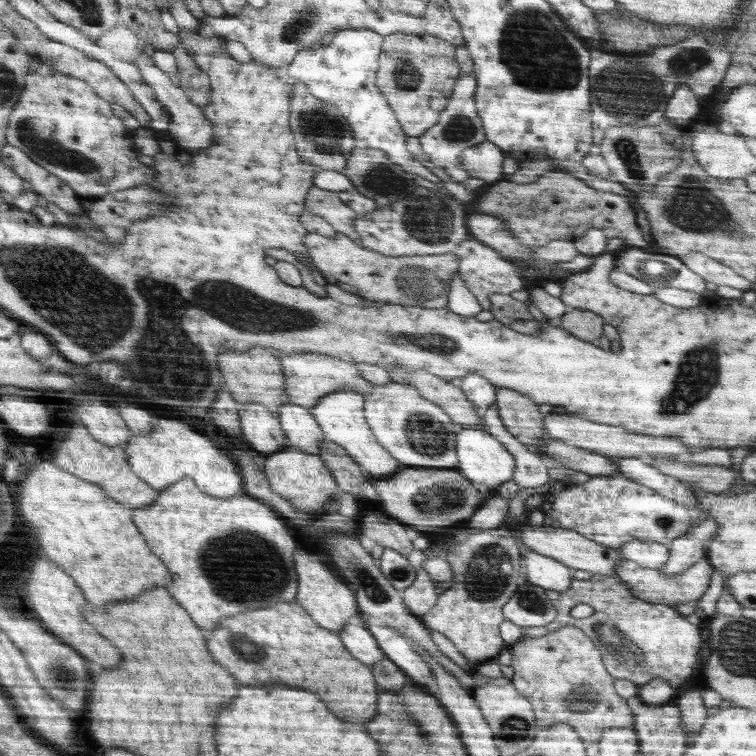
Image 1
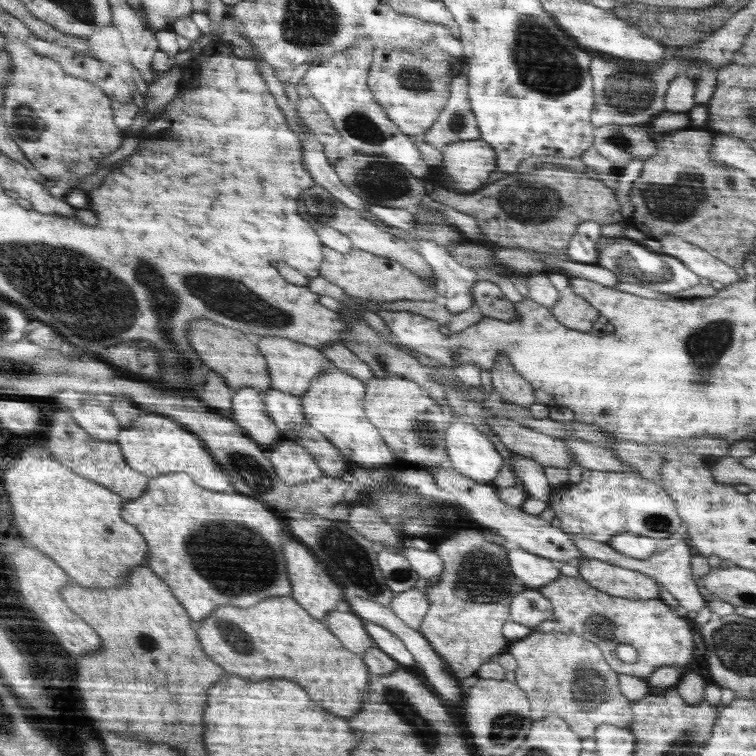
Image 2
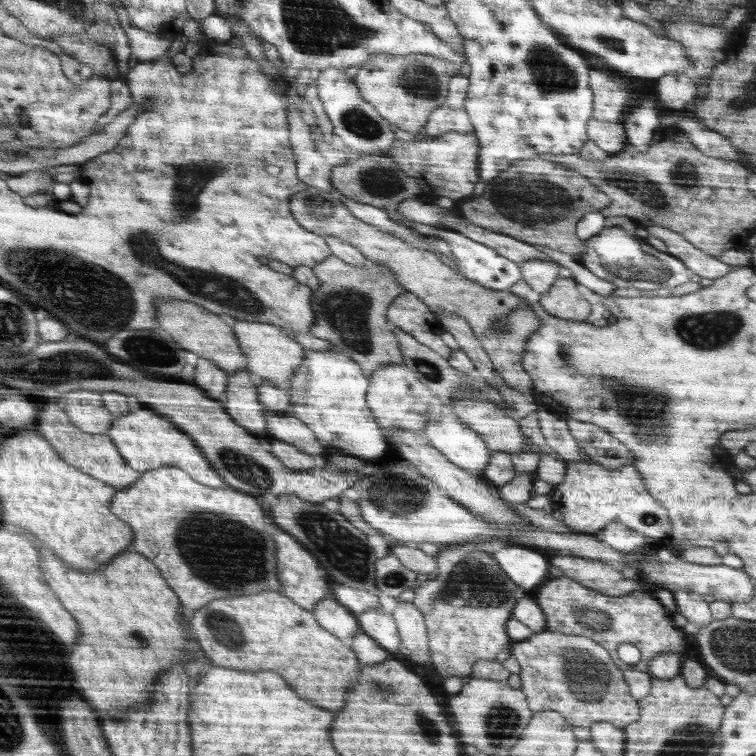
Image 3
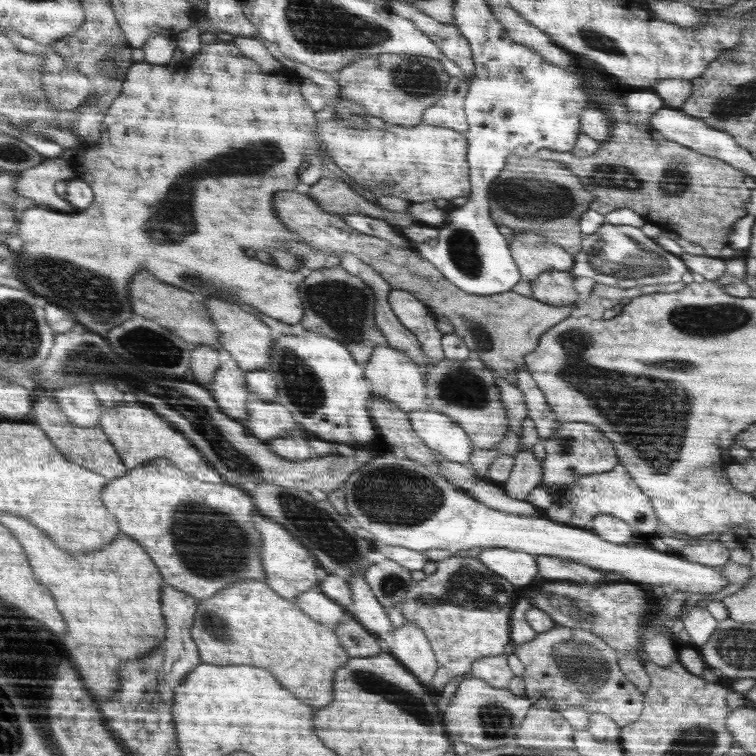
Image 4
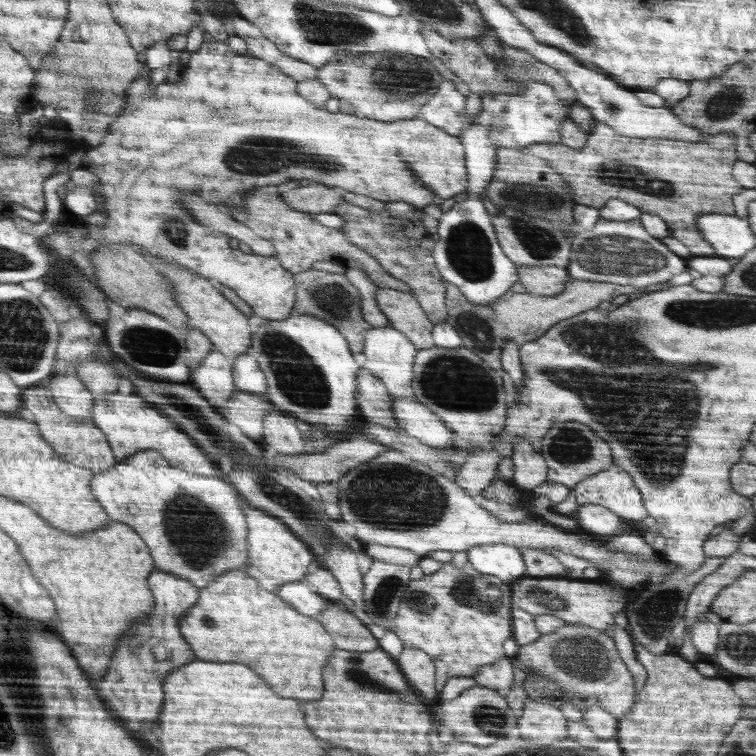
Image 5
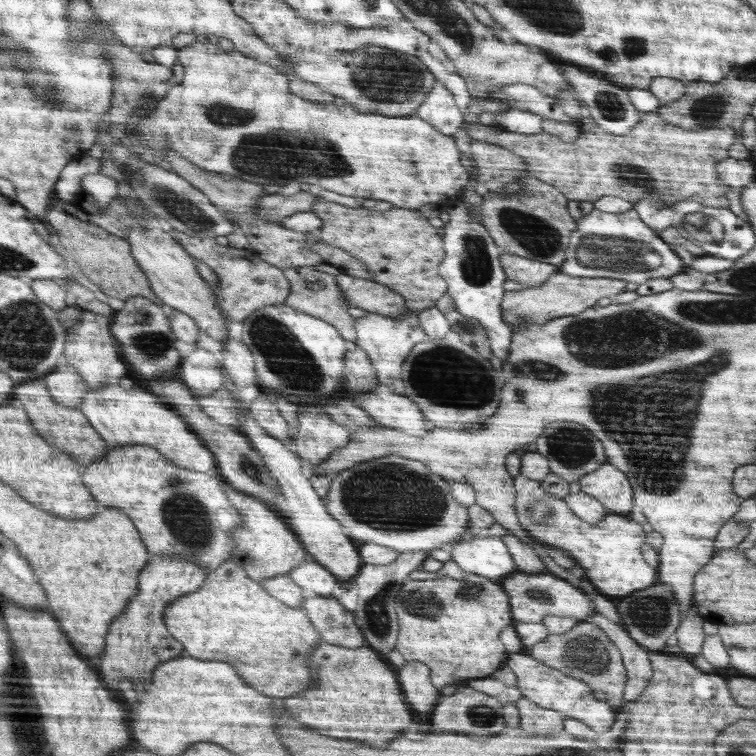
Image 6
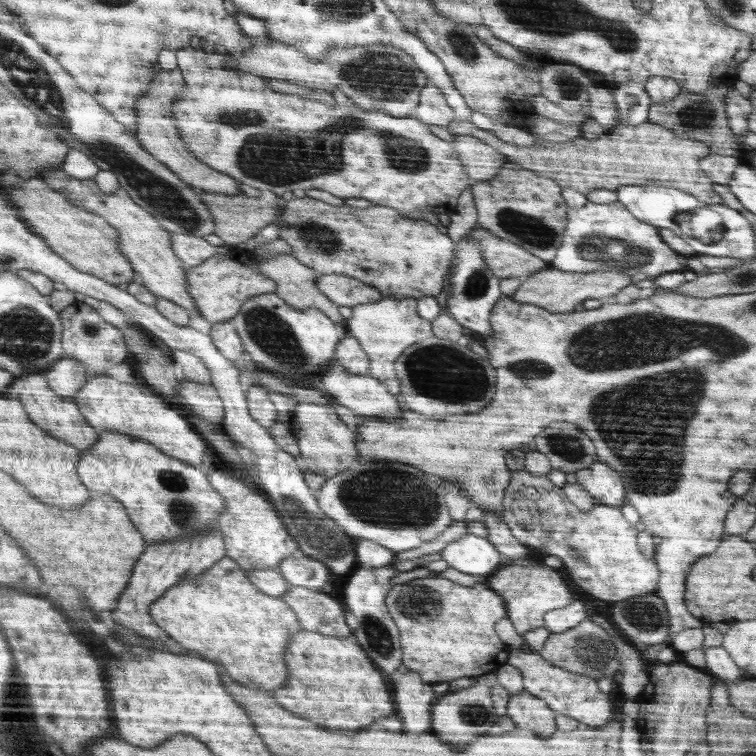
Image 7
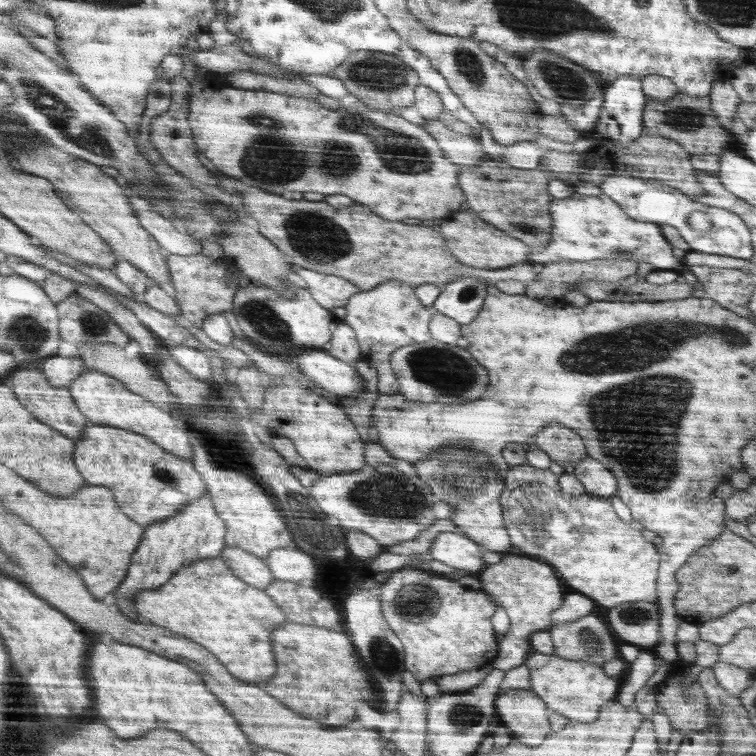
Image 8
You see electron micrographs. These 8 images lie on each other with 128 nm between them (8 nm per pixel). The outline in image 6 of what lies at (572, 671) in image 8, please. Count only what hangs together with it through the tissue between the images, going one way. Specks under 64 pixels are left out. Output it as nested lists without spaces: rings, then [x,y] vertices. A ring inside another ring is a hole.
[[[513,653],[508,660],[506,667],[511,668],[517,676],[516,686],[519,688],[521,697],[536,703],[545,709],[552,709],[566,719],[576,719],[590,728],[598,731],[600,736],[604,736],[608,729],[615,723],[612,706],[607,702],[598,702],[592,694],[591,686],[583,680],[576,677],[565,675],[555,668],[545,666],[542,662],[534,660],[532,656],[525,653]]]

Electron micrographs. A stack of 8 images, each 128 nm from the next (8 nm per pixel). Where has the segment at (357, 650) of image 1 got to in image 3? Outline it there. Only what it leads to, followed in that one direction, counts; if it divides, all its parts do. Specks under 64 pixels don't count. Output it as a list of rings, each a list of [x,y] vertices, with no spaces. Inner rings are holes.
[[[334,598],[316,603],[311,613],[320,627],[346,644],[361,631],[357,614]]]

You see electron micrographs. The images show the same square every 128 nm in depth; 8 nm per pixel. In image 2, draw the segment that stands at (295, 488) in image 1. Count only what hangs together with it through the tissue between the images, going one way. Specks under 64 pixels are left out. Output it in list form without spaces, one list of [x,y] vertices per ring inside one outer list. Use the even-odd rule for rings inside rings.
[[[282,438],[271,447],[269,455],[277,475],[288,485],[325,476],[314,457],[294,440]]]

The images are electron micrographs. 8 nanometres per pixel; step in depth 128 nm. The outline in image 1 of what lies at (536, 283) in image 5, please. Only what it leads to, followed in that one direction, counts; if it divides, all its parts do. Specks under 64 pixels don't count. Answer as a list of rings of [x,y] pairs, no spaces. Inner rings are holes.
[[[568,309],[558,322],[562,327],[568,329],[572,336],[580,337],[582,340],[597,343],[603,333],[602,326],[606,323],[598,313],[586,309]]]

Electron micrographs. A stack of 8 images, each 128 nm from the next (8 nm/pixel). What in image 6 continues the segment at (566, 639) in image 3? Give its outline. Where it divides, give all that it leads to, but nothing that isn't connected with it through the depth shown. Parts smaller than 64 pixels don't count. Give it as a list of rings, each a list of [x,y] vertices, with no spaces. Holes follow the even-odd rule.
[[[587,620],[579,622],[575,628],[562,634],[549,635],[544,641],[532,646],[528,656],[542,662],[545,666],[555,668],[565,675],[586,681],[592,689],[600,690],[606,695],[606,702],[618,710],[624,708],[624,687],[627,674],[620,652],[594,623]]]

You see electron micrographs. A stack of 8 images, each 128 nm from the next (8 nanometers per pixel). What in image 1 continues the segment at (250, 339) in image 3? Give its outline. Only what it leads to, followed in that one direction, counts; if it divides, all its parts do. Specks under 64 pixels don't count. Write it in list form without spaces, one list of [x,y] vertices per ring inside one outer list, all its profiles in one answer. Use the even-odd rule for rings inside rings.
[[[299,352],[282,353],[278,359],[283,365],[283,375],[286,376],[287,400],[308,409],[318,403],[324,395],[338,389],[356,389],[356,392],[366,396],[366,394],[371,393],[375,386],[361,376],[354,363],[340,360],[338,357],[320,353]]]

